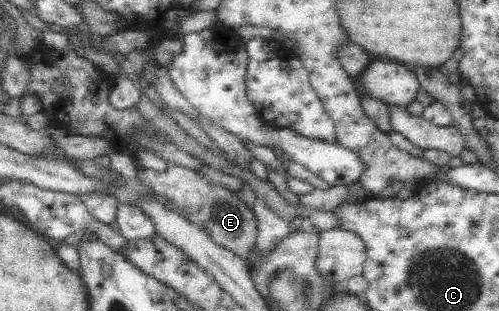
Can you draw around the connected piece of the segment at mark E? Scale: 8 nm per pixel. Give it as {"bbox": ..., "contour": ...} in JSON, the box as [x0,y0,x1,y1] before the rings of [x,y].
{"bbox":[136,164,256,262],"contour":[[[169,164],[165,172],[154,172],[140,167],[137,167],[136,172],[141,183],[151,187],[156,194],[167,197],[181,216],[205,229],[216,244],[243,257],[245,262],[250,259],[250,255],[256,250],[256,214],[241,200],[240,193],[211,183],[199,172],[172,164]]]}

